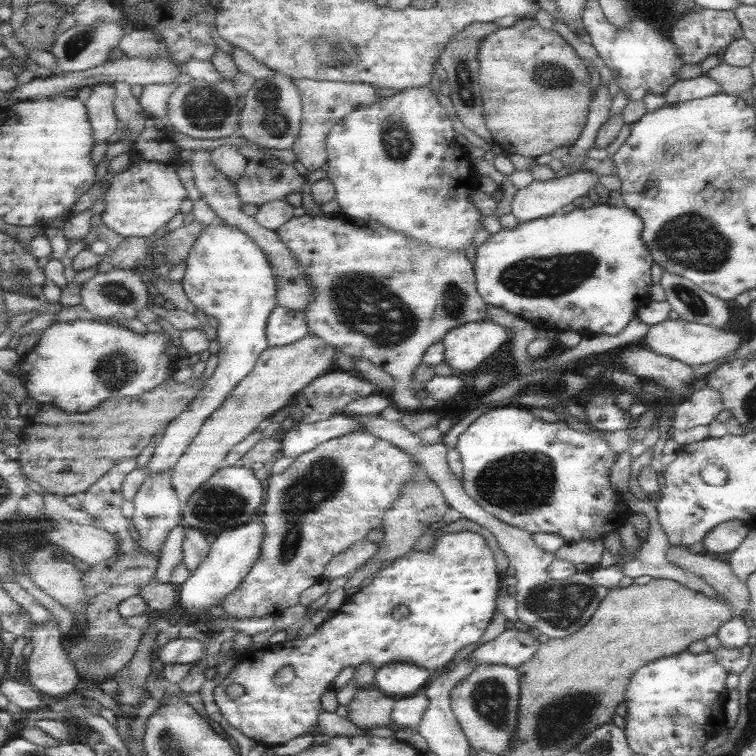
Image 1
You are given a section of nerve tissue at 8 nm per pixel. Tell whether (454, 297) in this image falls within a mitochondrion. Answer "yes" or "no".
yes

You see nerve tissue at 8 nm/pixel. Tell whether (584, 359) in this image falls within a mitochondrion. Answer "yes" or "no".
yes

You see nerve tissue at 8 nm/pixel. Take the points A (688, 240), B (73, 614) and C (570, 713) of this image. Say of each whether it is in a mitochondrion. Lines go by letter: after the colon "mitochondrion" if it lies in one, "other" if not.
A: mitochondrion
B: other
C: mitochondrion

